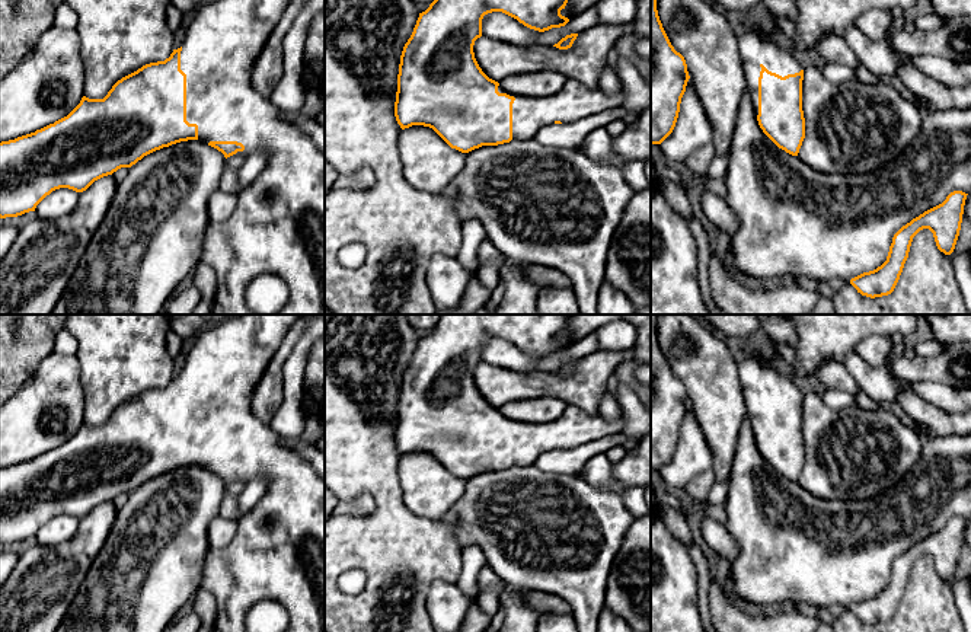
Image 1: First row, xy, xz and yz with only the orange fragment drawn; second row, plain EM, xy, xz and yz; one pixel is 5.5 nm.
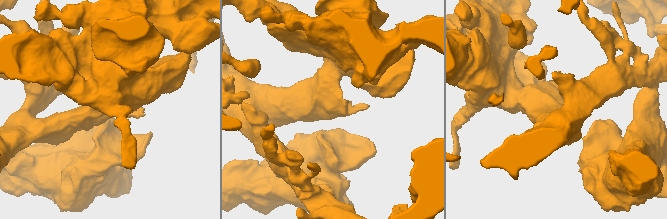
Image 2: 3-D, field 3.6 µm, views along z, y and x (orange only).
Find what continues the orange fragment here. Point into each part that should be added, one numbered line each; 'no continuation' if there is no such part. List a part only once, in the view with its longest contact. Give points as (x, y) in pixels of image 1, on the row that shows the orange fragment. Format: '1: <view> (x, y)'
1: xy (284, 235)

